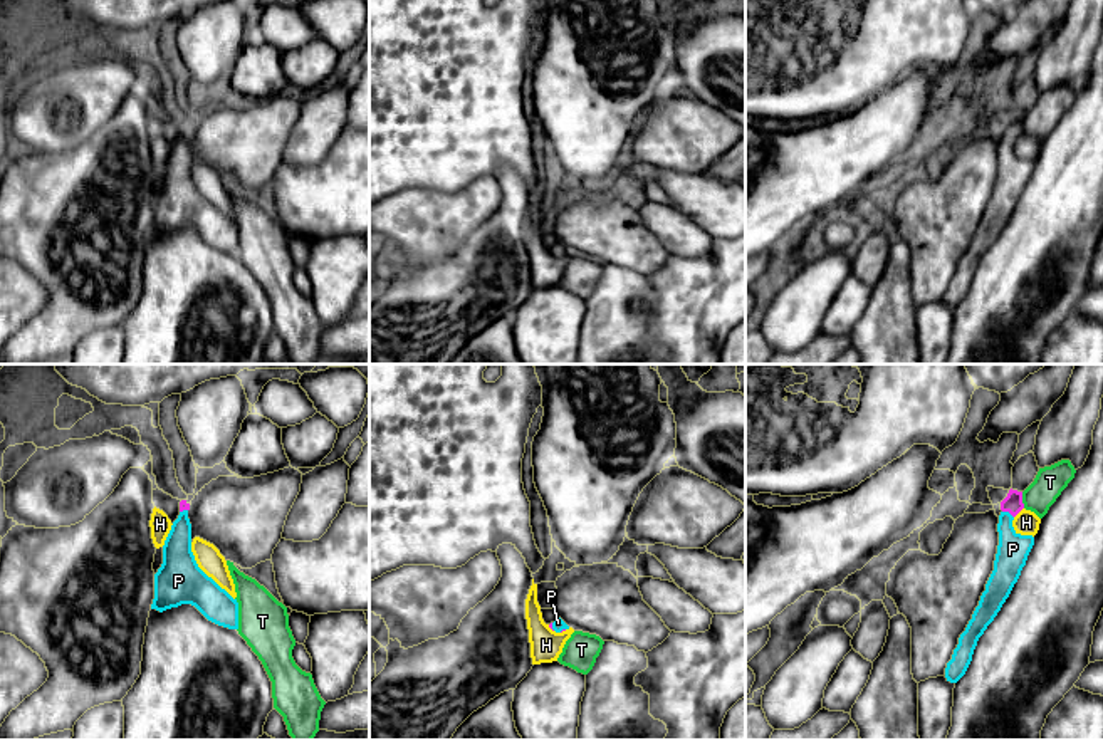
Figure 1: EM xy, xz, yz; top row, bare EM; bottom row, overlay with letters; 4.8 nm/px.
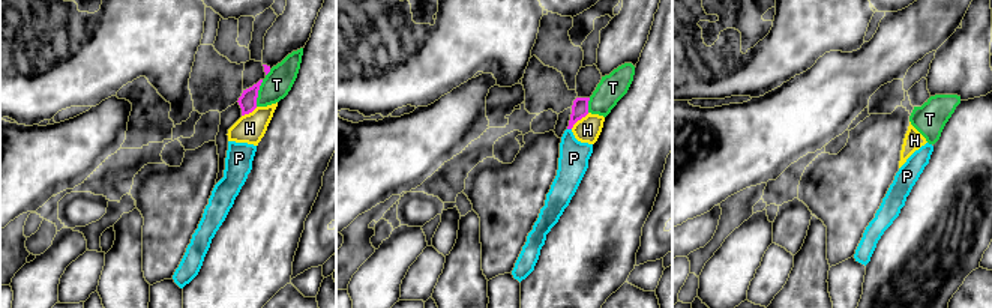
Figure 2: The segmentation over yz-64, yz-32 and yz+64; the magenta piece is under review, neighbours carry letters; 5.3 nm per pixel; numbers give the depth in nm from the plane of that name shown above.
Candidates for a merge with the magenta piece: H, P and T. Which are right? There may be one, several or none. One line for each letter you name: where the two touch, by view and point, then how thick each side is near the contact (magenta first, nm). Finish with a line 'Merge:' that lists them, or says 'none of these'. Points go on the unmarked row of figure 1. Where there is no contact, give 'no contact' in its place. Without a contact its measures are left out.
P: contact yz (1008, 135); calibres 90 and 150 nm
Merge: P

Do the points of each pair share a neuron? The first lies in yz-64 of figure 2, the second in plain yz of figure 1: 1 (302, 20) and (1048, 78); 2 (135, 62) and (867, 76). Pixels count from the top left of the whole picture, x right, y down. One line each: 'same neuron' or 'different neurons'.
1: same neuron
2: same neuron

